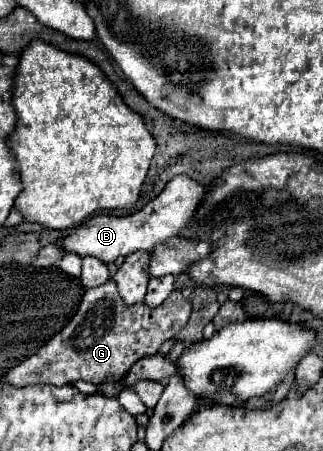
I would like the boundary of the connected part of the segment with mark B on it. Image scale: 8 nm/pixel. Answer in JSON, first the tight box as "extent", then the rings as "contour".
{"extent":[61,174,211,264],"contour":[[[179,174],[171,178],[165,190],[139,212],[127,216],[105,216],[105,214],[93,216],[91,220],[75,228],[71,236],[63,238],[61,246],[67,252],[75,252],[79,256],[95,256],[105,264],[111,264],[117,256],[127,256],[137,250],[153,252],[159,244],[165,244],[169,238],[179,236],[189,226],[209,190],[211,186],[197,182],[187,174]]]}

